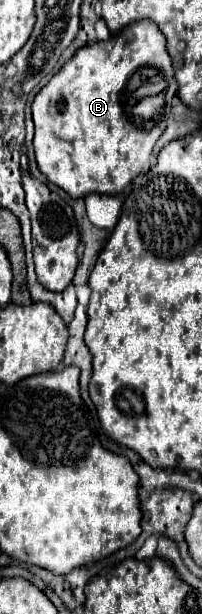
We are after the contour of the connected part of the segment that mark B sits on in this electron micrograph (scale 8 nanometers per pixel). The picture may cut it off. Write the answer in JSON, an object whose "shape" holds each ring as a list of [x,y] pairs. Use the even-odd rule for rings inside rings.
{"shape":[[[137,21],[123,31],[111,35],[109,41],[97,41],[95,45],[81,47],[61,71],[35,95],[31,105],[31,115],[35,123],[35,159],[41,173],[49,183],[57,185],[71,197],[83,197],[89,193],[119,195],[129,186],[135,175],[149,171],[153,145],[163,133],[163,129],[139,129],[131,123],[121,111],[121,95],[127,87],[127,81],[139,67],[157,67],[167,83],[175,83],[171,59],[165,47],[165,35],[153,21]]]}

